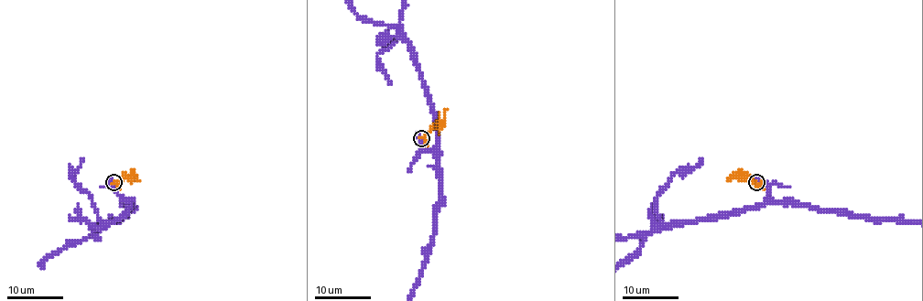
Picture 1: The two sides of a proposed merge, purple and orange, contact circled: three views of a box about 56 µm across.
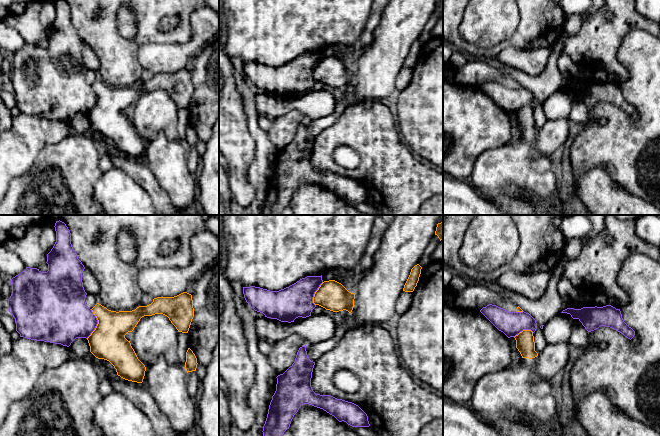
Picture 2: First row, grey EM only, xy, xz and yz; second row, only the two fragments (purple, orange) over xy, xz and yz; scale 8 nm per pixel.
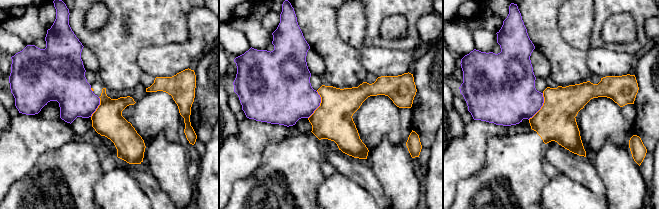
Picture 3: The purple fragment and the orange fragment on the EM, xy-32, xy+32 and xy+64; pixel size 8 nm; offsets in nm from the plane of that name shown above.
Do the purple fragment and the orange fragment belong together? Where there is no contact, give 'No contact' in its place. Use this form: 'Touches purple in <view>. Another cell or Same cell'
Touches purple in xy. Another cell

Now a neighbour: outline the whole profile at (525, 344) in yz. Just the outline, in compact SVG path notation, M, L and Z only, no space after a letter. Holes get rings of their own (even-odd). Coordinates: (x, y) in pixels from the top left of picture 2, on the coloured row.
M523 330L515 337L522 361L515 367L483 376L476 384L471 403L475 413L505 436L540 436L542 427L553 424L556 402L551 394L539 396L533 391L538 353L531 330Z

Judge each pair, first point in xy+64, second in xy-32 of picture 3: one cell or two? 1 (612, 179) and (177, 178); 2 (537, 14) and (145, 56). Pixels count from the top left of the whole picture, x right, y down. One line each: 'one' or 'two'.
1: one
2: two

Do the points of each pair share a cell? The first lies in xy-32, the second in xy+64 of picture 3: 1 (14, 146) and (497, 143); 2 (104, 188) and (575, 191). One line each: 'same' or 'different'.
1: different
2: same

